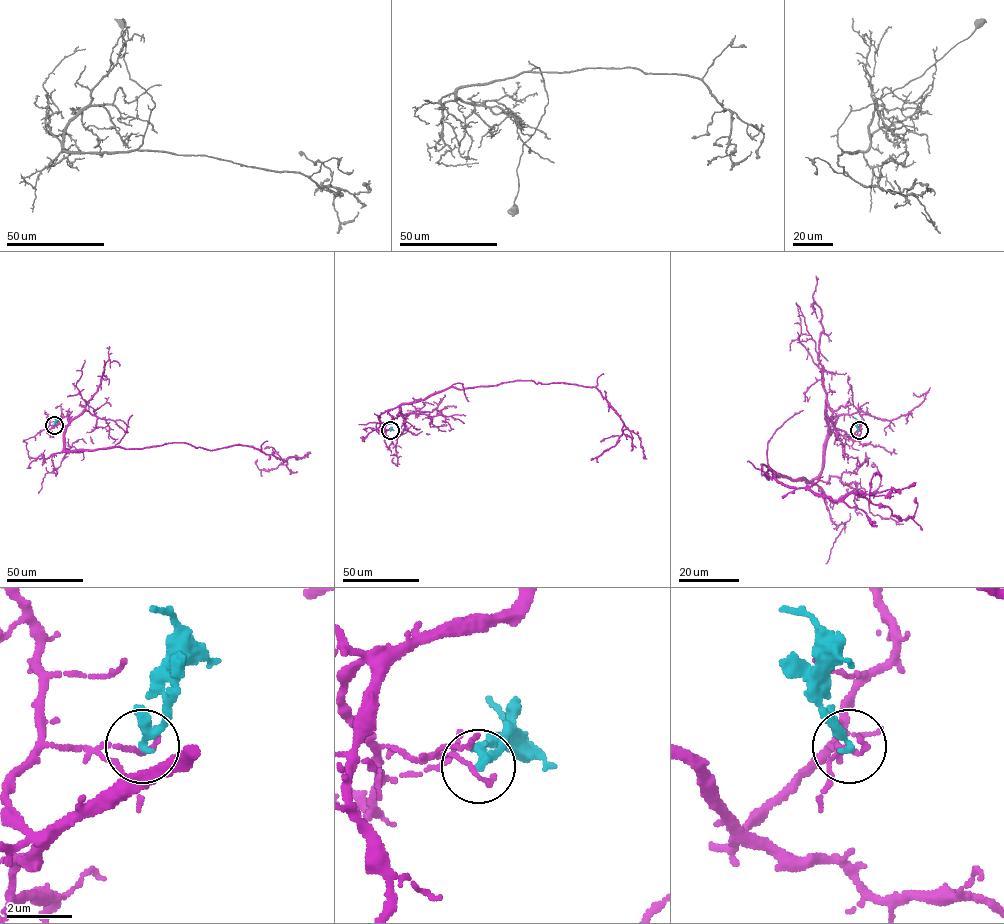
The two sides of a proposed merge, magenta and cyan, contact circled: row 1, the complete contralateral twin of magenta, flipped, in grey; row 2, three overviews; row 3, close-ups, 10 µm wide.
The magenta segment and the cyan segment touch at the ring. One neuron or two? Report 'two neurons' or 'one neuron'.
two neurons

